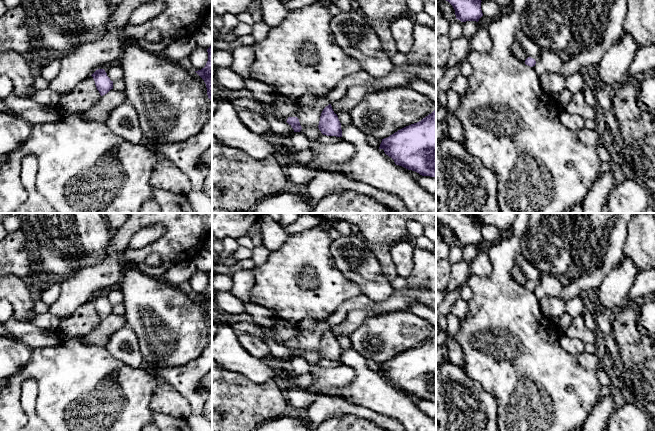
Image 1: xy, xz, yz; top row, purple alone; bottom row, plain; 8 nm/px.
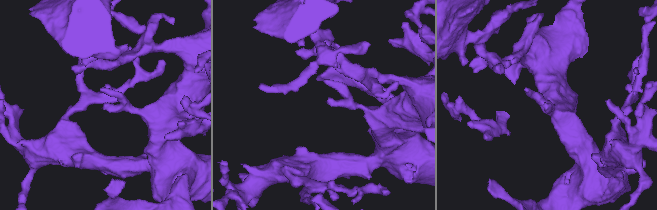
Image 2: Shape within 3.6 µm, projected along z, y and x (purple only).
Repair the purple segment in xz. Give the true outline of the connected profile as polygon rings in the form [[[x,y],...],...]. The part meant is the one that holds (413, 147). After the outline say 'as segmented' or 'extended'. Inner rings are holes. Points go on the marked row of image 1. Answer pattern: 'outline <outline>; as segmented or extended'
outline [[[436,109],[421,121],[382,139],[379,149],[383,149],[396,165],[415,171],[422,176],[436,177]]]; as segmented

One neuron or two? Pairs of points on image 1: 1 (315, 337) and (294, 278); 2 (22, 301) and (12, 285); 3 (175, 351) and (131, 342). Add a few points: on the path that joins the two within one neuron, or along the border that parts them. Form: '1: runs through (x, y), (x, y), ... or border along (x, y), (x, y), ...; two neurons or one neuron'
1: border along (326, 319), (317, 321); two neurons
2: runs through (20, 297), (14, 289); one neuron
3: border along (127, 325), (134, 331), (138, 339), (143, 366); two neurons

